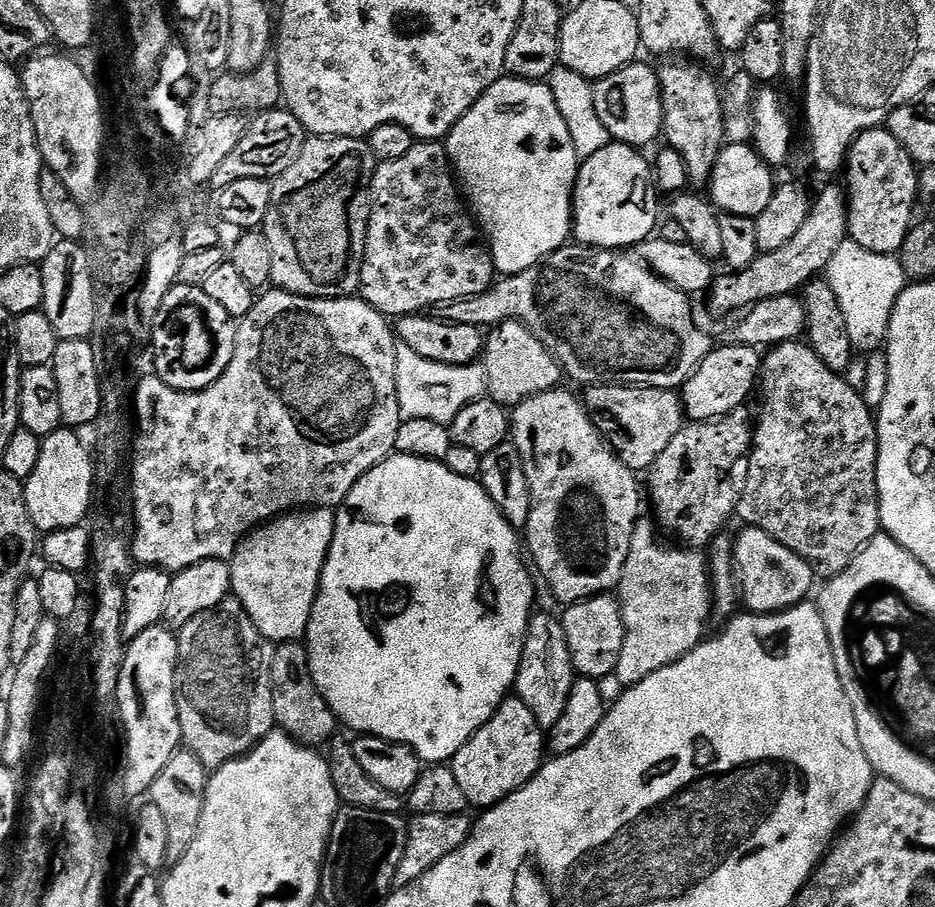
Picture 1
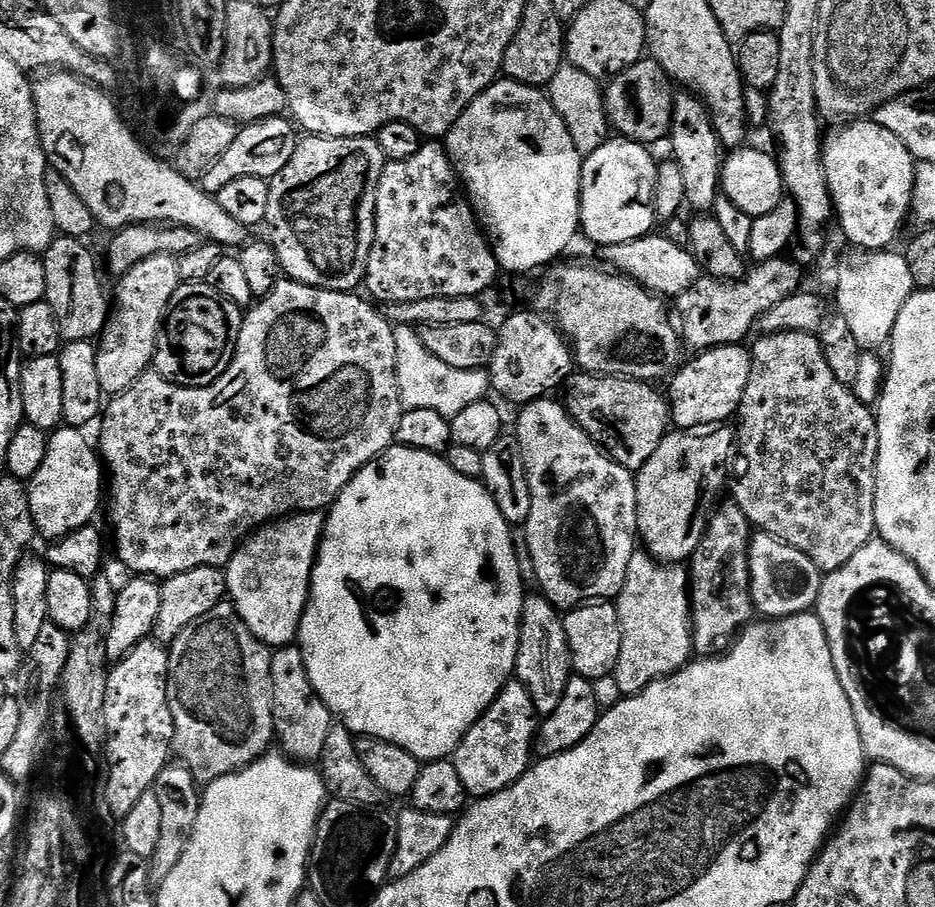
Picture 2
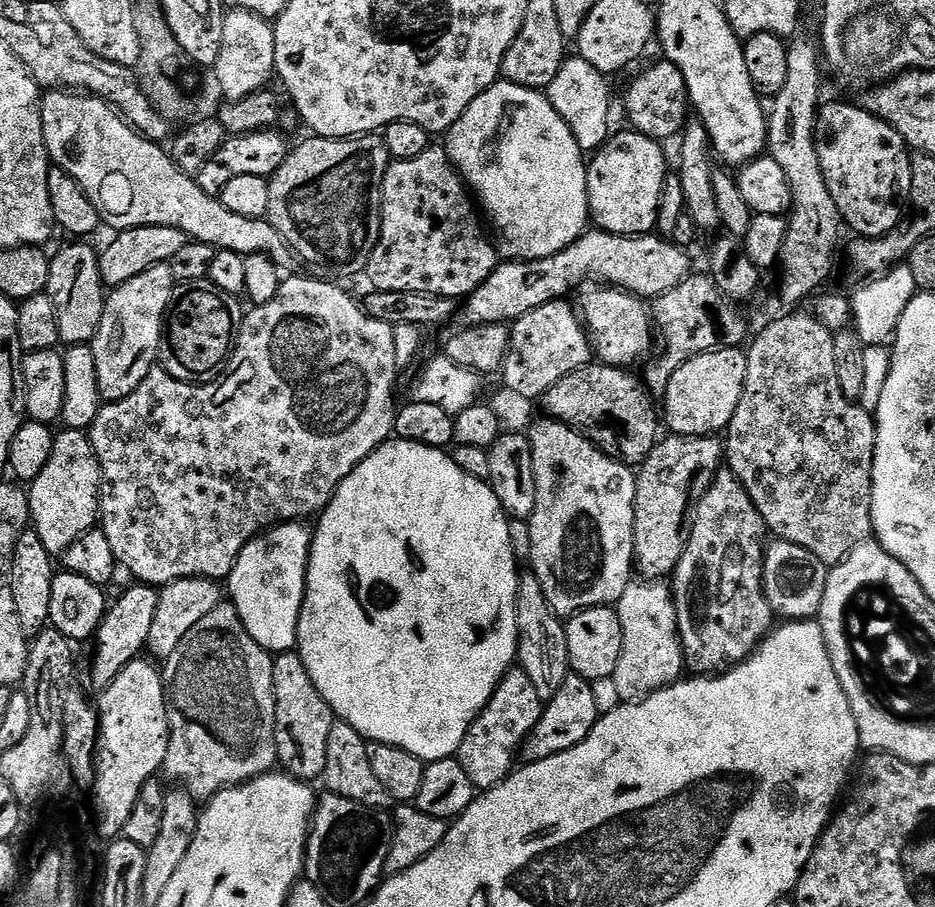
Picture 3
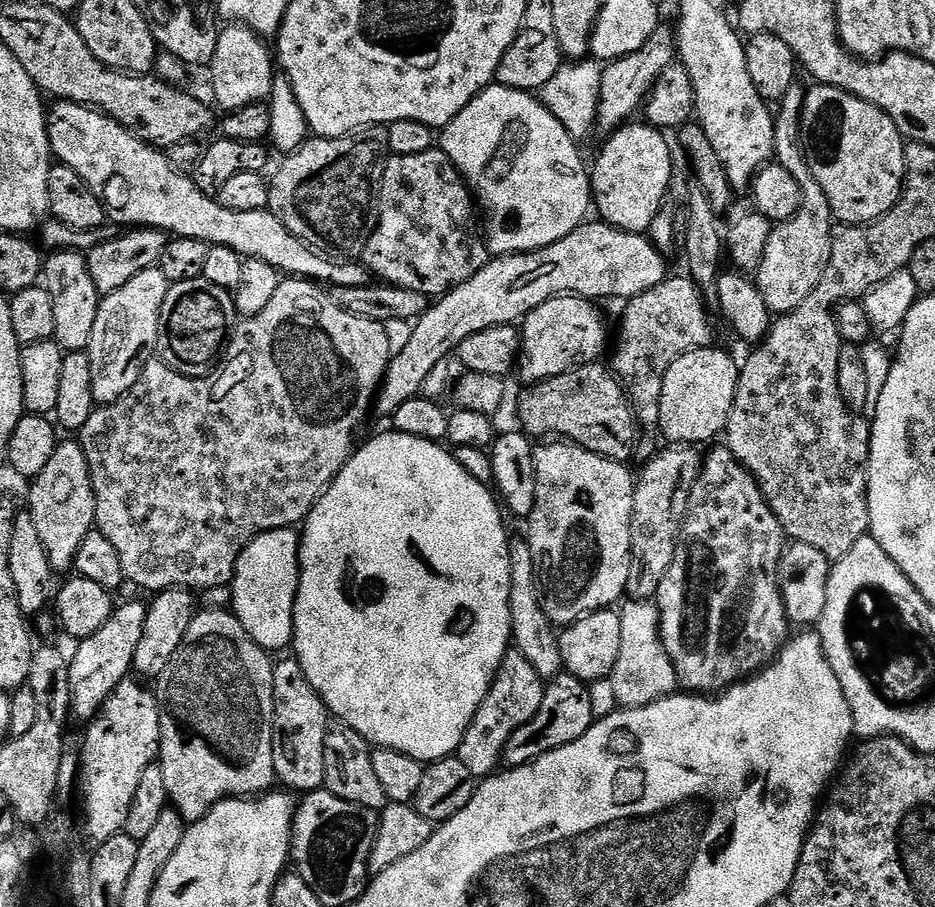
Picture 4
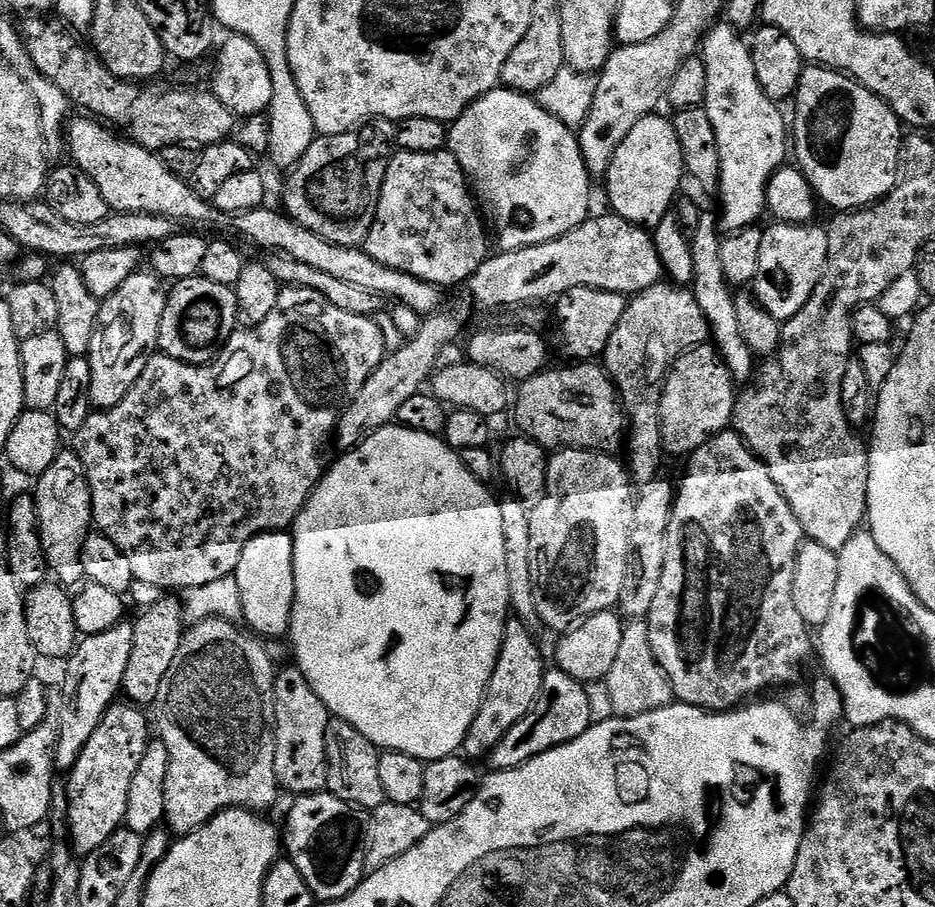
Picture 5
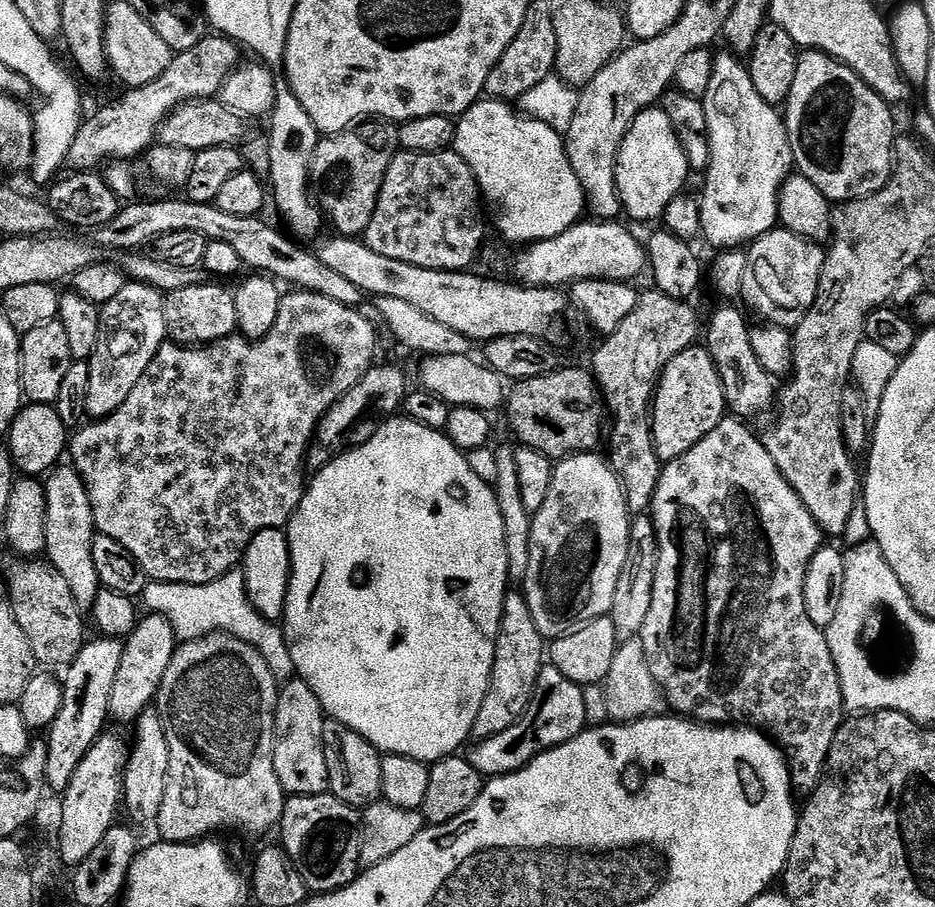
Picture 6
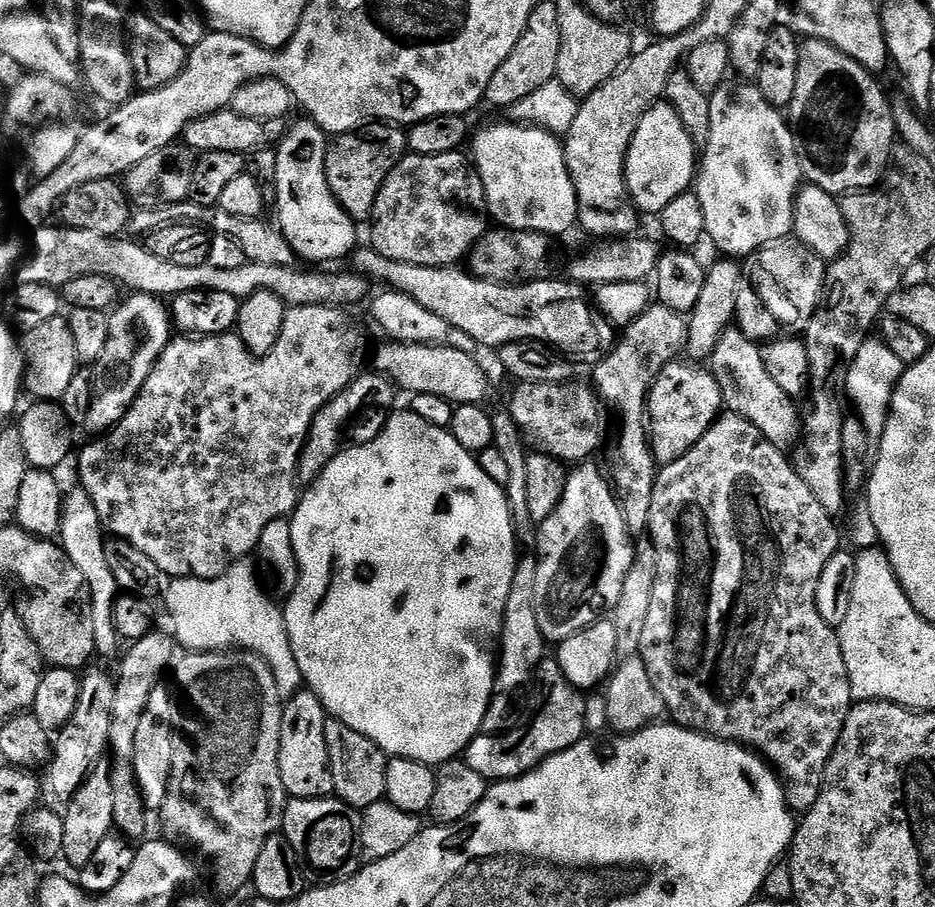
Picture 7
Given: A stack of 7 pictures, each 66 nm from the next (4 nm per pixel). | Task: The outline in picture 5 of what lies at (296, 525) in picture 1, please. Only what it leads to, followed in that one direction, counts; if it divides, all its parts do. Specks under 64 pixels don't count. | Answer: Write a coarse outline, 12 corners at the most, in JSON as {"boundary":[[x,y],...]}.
{"boundary":[[291,531],[263,532],[234,575],[243,623],[287,637],[296,593]]}

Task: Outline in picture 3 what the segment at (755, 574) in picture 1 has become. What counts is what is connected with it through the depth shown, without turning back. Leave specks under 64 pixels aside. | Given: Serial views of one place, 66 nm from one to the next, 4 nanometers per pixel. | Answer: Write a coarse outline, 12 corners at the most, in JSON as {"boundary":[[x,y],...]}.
{"boundary":[[779,538],[764,549],[764,593],[788,622],[810,620],[829,565]]}

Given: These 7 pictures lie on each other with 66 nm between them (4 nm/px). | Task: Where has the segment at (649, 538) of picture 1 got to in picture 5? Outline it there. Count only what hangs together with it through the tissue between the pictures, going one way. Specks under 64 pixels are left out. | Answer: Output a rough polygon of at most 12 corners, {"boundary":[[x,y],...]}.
{"boundary":[[643,619],[625,623],[608,675],[616,716],[673,703]]}

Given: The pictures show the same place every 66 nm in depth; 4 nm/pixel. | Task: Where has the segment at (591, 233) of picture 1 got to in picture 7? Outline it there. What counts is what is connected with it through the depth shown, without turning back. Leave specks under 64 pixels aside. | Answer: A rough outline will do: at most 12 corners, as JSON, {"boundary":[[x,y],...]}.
{"boundary":[[666,102],[645,110],[624,163],[641,213],[693,187],[698,144]]}

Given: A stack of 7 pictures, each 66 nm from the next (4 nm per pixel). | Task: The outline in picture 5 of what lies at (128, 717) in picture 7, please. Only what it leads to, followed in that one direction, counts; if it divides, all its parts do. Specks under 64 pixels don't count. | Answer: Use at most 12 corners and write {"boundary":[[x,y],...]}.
{"boundary":[[165,595],[134,620],[123,695],[155,705],[184,641],[184,607]]}

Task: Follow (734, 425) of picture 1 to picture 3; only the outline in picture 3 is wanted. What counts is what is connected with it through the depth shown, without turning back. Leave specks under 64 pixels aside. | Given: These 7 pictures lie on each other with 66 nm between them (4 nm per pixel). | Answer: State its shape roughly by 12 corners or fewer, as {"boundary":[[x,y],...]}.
{"boundary":[[668,434],[639,465],[634,568],[663,581],[725,460],[719,435]]}

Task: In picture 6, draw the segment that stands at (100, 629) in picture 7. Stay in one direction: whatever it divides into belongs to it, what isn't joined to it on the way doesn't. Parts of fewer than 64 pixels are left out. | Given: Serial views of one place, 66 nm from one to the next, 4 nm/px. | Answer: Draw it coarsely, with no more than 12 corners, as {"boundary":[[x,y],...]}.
{"boundary":[[75,467],[44,484],[47,561],[81,610],[102,591],[96,523]]}

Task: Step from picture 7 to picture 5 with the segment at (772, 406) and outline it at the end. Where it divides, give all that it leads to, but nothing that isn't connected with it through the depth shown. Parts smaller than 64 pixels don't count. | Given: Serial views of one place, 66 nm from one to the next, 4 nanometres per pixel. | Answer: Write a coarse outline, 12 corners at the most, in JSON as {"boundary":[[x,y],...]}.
{"boundary":[[715,215],[690,236],[690,291],[706,314],[711,343],[733,381],[754,375],[736,296],[722,270]]}

